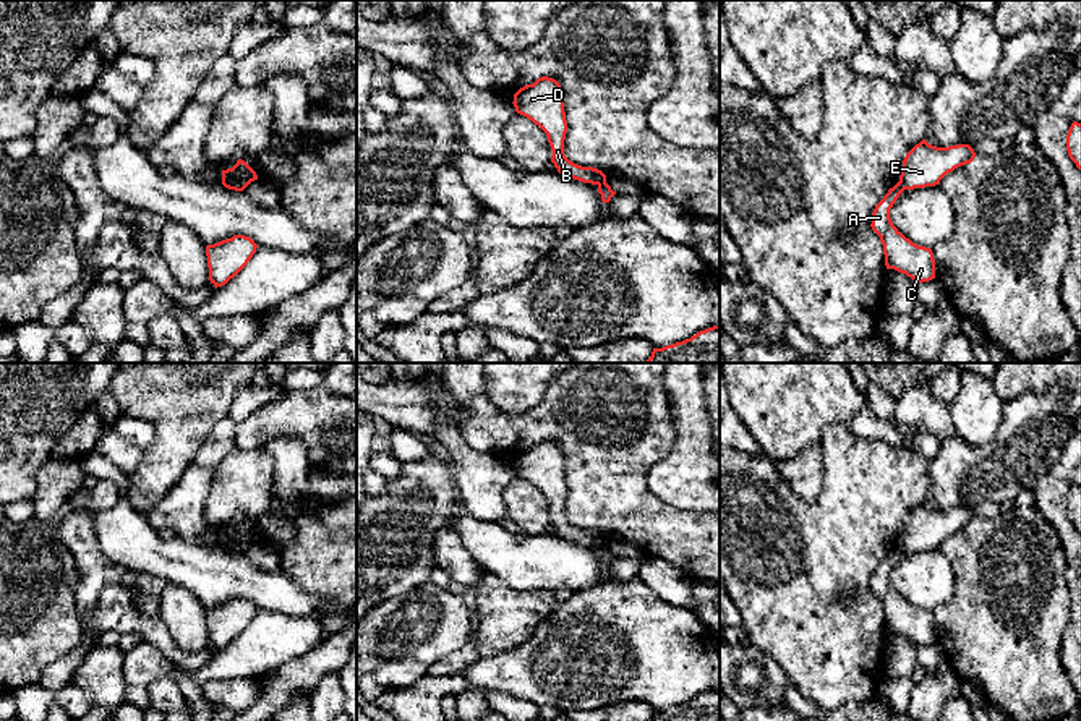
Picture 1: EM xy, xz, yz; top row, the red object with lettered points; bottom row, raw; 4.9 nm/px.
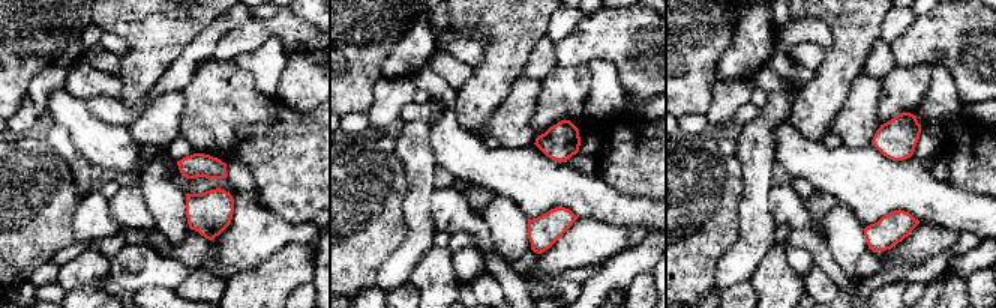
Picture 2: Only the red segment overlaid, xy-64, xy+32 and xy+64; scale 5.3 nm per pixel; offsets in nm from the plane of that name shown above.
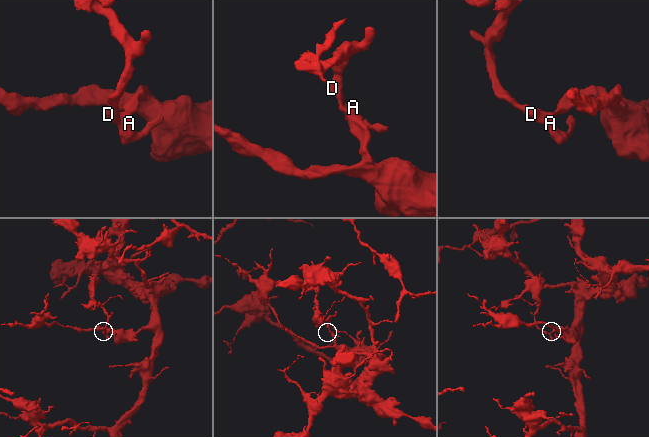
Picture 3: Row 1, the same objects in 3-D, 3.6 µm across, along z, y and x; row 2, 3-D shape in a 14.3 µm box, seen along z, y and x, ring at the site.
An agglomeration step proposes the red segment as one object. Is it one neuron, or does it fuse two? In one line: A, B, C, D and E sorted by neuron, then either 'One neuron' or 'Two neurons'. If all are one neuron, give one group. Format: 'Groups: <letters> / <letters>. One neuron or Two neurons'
Groups: A B C D / E. Two neurons

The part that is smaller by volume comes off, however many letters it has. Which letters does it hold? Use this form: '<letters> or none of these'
A, B, C, D

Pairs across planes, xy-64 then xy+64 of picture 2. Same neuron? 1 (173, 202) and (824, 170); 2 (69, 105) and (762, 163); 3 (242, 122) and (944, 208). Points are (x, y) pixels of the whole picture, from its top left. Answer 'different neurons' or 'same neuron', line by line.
1: different neurons
2: different neurons
3: different neurons

